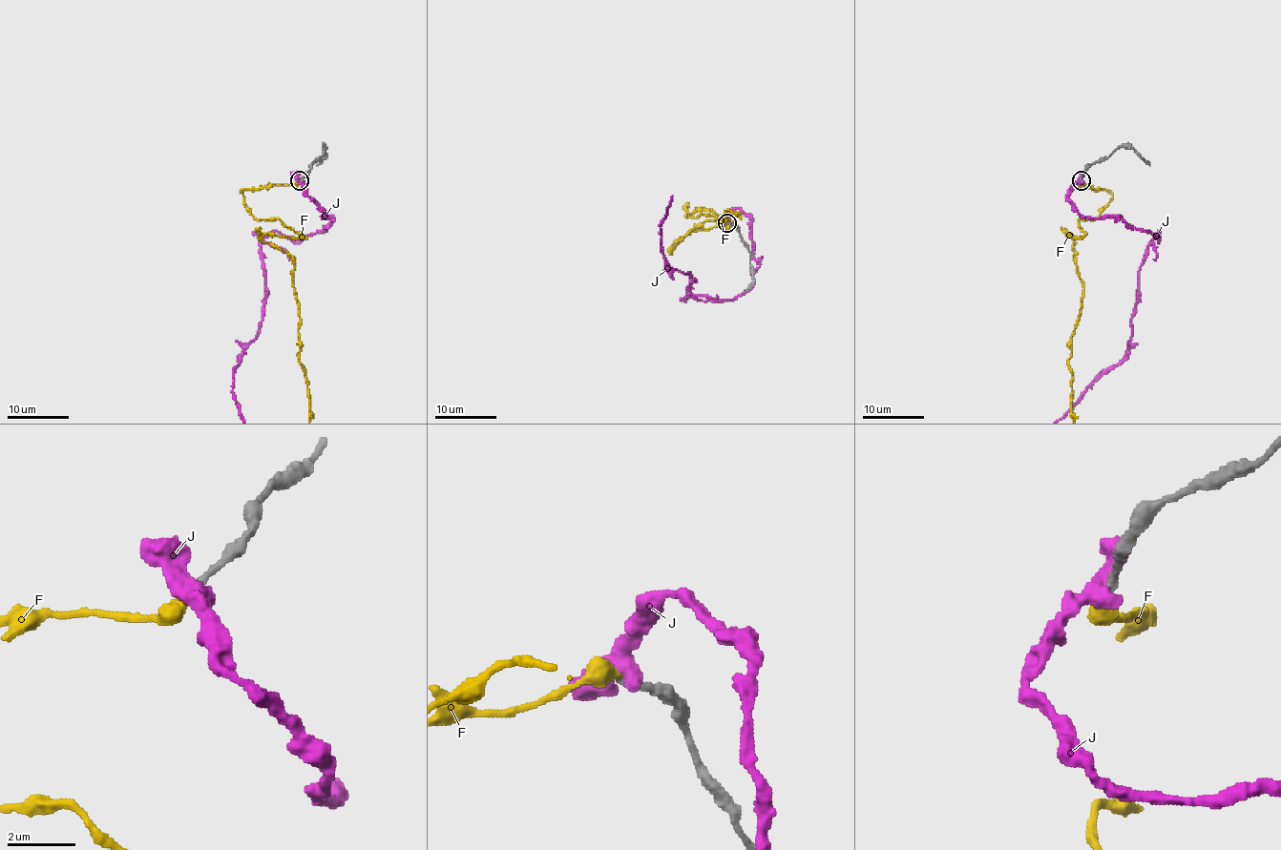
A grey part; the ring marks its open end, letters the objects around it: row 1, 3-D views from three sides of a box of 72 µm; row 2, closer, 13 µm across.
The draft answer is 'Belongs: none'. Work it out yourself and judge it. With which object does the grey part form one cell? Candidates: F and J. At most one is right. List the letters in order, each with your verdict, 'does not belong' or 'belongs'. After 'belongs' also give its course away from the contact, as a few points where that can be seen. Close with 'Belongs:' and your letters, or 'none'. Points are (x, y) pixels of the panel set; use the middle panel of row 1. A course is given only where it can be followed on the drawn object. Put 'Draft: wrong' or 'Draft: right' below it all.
F: does not belong
J: does not belong
Belongs: none
Draft: right

